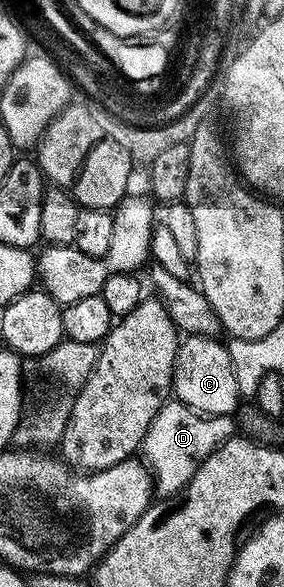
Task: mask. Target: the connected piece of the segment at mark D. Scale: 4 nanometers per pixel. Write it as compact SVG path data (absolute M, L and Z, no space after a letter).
M173 398L167 401L153 418L141 447L144 461L153 473L153 484L156 493L163 496L178 495L197 468L221 444L237 432L237 422L232 415L213 417L202 415L189 408L184 402Z

